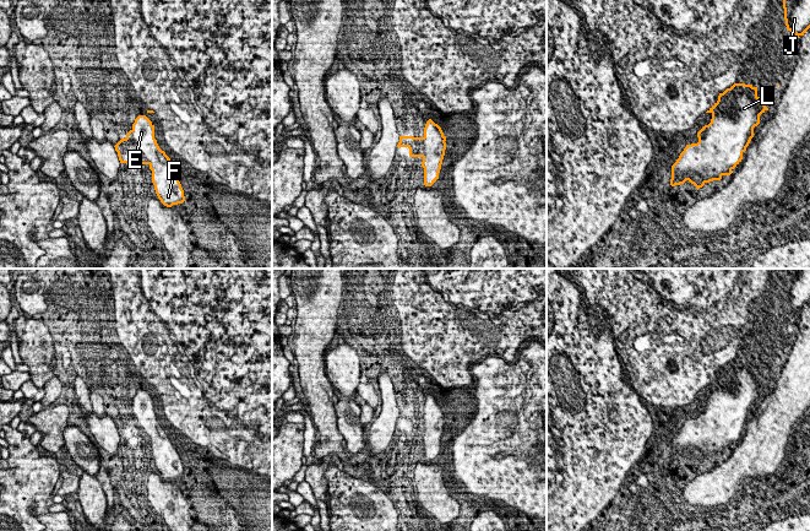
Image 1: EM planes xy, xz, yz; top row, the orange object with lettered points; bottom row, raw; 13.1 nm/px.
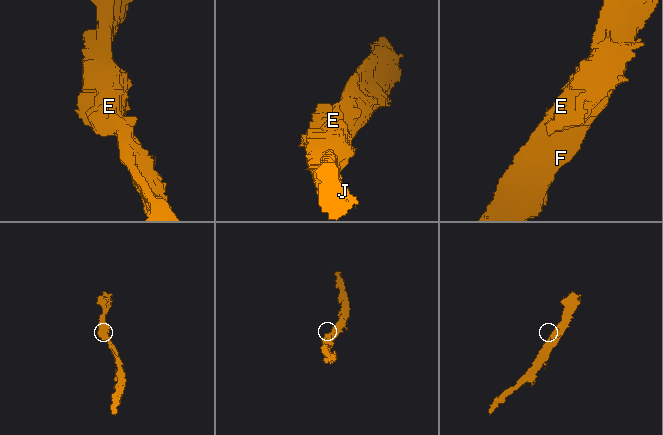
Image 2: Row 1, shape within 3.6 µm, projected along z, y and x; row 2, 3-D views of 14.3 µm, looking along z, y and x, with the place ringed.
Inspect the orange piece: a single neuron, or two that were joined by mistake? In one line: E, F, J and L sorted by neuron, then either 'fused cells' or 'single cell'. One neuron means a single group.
groups E F J L; single cell

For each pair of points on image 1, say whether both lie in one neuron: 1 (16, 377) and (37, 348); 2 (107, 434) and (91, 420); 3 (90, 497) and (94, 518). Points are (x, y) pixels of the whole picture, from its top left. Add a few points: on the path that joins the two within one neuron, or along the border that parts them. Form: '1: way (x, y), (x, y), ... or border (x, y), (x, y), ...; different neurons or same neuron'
1: border (28, 373), (31, 379); different neurons
2: way (103, 431), (94, 423); same neuron
3: way (93, 502), (94, 513); same neuron

